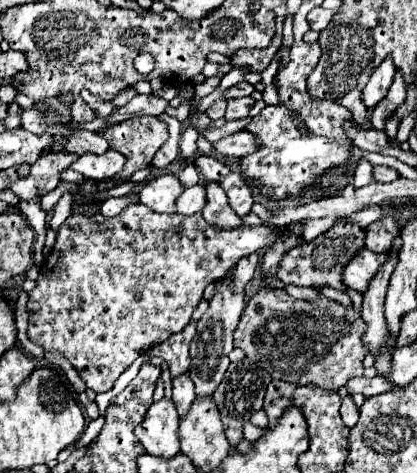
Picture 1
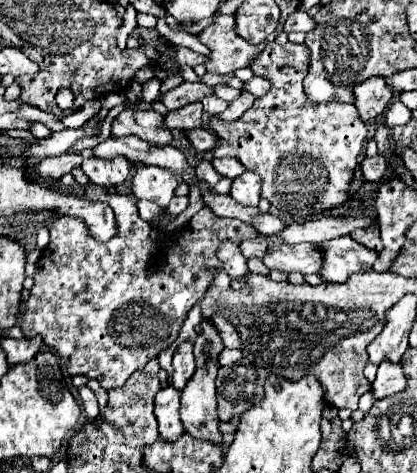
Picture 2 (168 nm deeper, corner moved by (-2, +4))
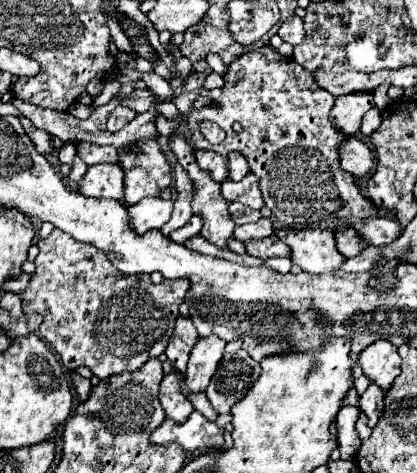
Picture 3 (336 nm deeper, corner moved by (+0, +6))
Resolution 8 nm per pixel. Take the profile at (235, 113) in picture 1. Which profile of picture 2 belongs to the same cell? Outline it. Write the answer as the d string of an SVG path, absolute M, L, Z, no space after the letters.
M218 84L218 86L214 86L214 90L216 90L216 96L218 96L218 98L228 100L228 102L232 102L232 100L236 100L236 98L240 96L240 90L230 88L230 86L226 86L226 84Z

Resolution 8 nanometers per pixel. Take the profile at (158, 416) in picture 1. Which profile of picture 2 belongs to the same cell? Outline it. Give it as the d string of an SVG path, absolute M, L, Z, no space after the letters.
M172 386L162 388L156 394L156 406L154 416L158 420L158 432L164 442L176 442L182 436L182 422L178 418L178 406L180 406L180 392Z

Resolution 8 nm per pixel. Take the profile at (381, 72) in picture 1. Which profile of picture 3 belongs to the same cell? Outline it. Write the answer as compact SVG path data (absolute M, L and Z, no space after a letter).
M346 94L338 96L334 108L330 110L332 126L344 136L354 136L360 128L362 116L374 106L372 94Z

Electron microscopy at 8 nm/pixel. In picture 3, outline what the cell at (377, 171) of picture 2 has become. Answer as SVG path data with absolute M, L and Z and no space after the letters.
M354 136L338 146L338 154L340 154L340 168L344 168L354 176L366 176L374 164L372 150Z

